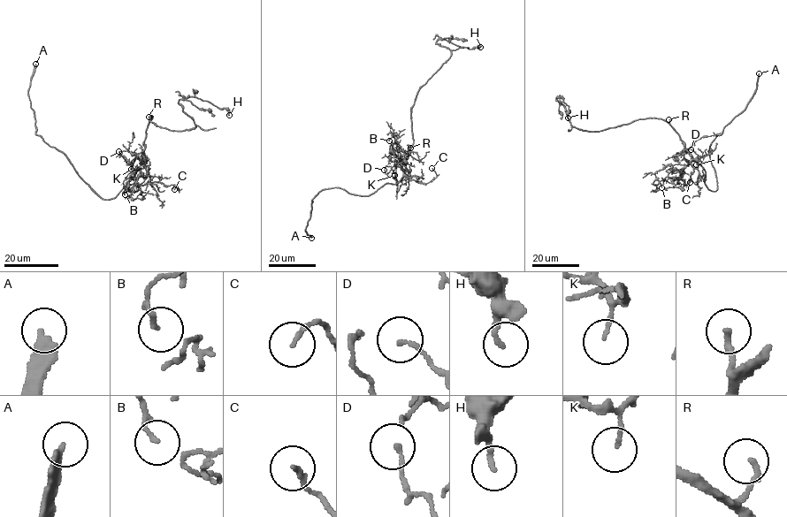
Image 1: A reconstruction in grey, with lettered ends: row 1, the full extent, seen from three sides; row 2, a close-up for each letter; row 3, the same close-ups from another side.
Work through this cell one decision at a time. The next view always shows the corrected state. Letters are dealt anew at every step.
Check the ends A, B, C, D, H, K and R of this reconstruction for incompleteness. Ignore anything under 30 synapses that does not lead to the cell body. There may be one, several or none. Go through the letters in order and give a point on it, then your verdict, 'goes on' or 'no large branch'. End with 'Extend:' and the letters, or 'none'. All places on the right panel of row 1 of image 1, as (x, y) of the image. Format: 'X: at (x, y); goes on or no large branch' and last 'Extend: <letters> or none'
A: at (759, 73); goes on
B: at (661, 187); no large branch
C: at (690, 182); no large branch
D: at (691, 149); no large branch
H: at (568, 117); no large branch
K: at (696, 164); no large branch
R: at (668, 119); no large branch
Extend: A

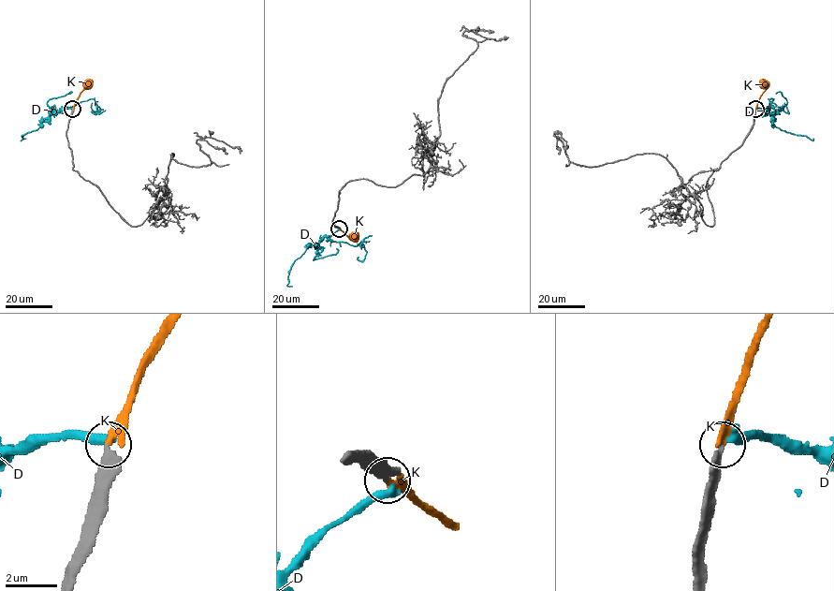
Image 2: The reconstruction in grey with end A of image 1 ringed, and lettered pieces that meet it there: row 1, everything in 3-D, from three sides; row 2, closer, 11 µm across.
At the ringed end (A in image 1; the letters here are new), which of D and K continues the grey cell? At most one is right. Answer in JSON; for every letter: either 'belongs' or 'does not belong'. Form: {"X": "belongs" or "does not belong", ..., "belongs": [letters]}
{"D": "does not belong", "K": "belongs", "belongs": ["K"]}

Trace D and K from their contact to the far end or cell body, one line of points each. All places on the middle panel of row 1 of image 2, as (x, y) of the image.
D: (339, 229), (317, 244), (308, 245), (295, 261), (286, 286), (292, 286)
K: (338, 229), (349, 238), (354, 236)

